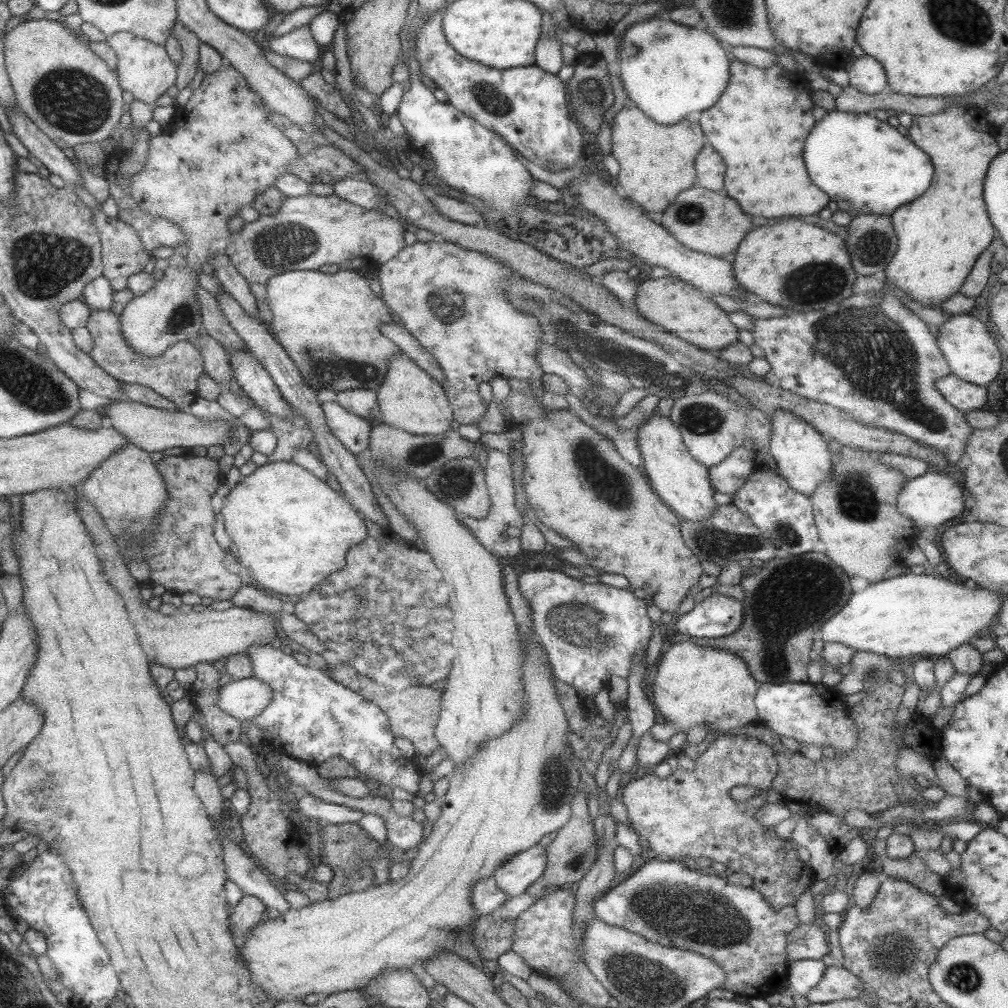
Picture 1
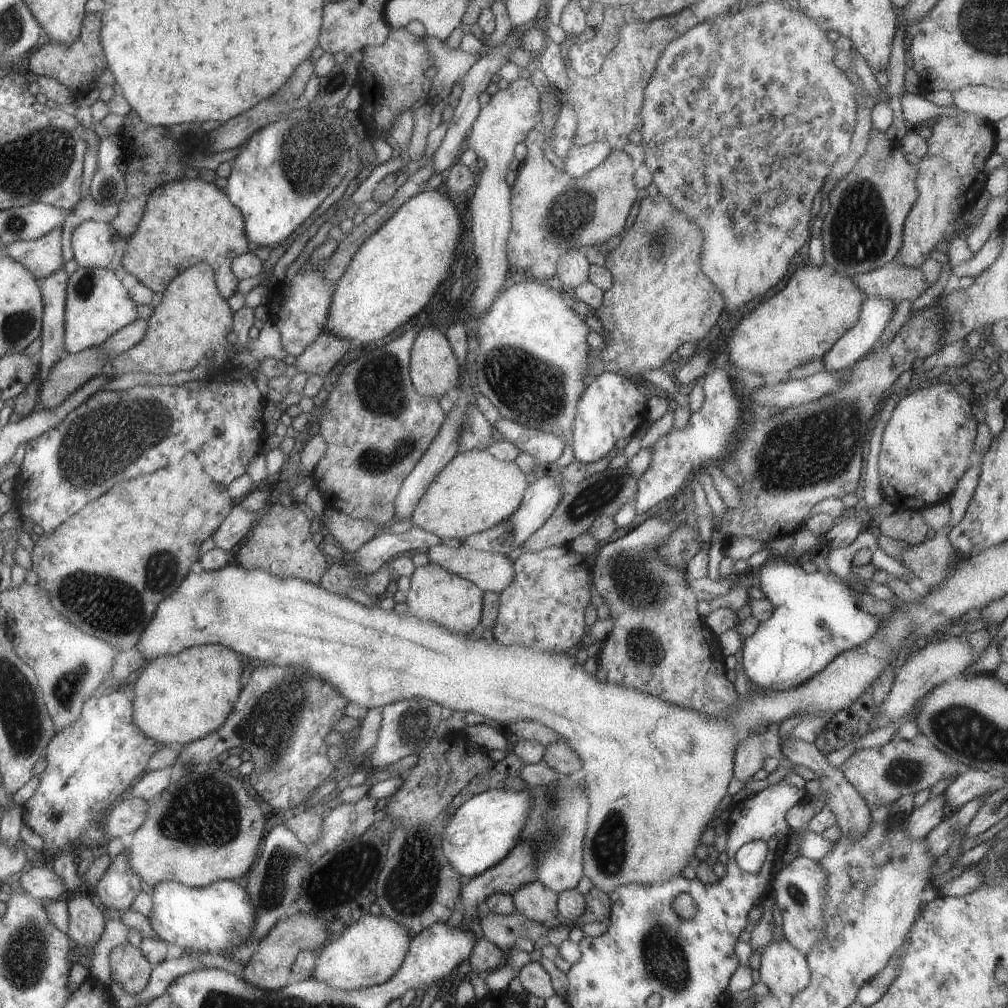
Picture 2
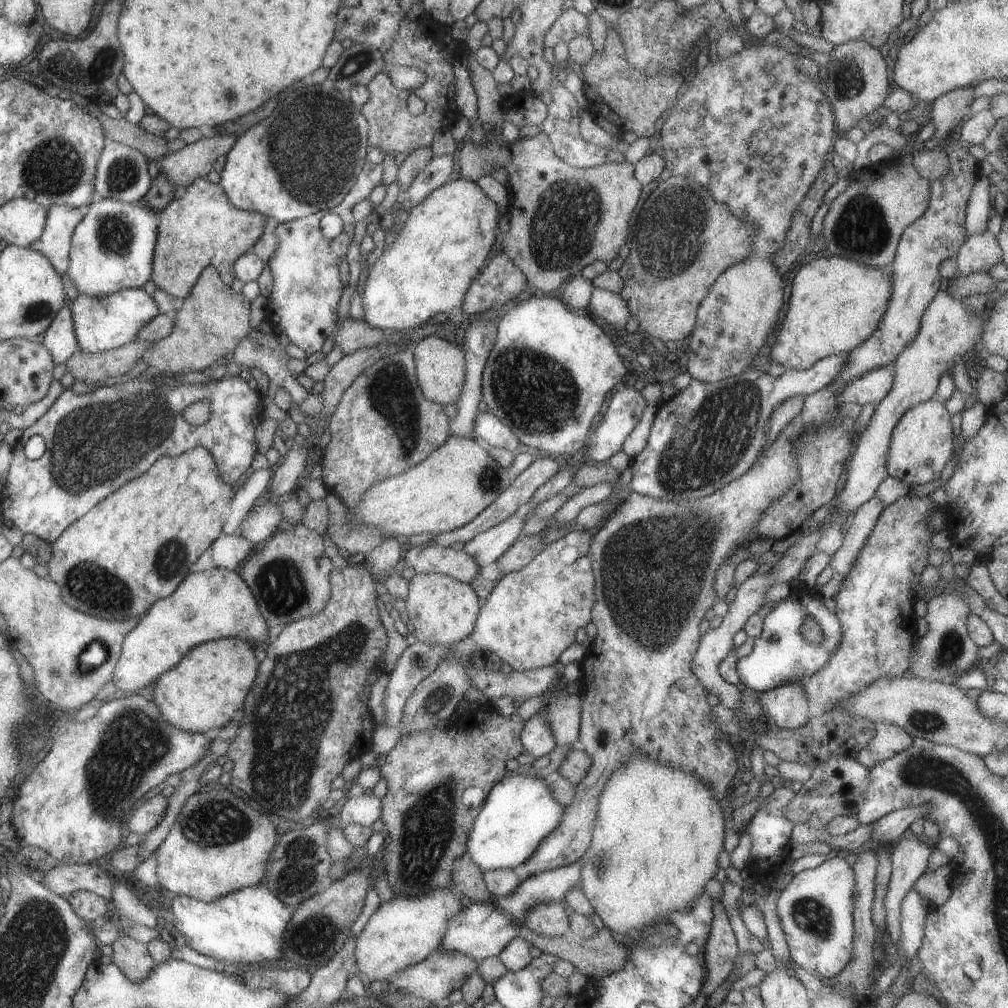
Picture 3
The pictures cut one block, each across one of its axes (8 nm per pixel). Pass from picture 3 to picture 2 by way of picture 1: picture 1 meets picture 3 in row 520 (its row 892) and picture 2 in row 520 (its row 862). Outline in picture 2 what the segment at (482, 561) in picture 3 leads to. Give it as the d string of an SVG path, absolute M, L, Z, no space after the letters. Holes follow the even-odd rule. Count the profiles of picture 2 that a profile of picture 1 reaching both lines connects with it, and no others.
M540 476L532 484L529 484L523 492L520 505L505 519L478 533L470 534L464 538L463 546L478 551L492 552L508 555L511 550L522 546L522 542L533 534L551 516L555 505L567 485L563 481L559 486L551 478Z

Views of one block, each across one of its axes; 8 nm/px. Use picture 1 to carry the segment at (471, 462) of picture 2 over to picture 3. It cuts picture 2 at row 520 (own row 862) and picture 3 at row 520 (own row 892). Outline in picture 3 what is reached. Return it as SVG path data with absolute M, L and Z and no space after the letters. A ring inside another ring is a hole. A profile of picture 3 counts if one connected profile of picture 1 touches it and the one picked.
M450 435L445 444L436 448L415 466L370 484L370 487L362 492L355 506L348 508L347 512L353 523L374 526L401 541L407 536L422 532L436 535L455 530L473 520L511 484L512 480L508 469L495 462L485 448L479 446L473 438Z

